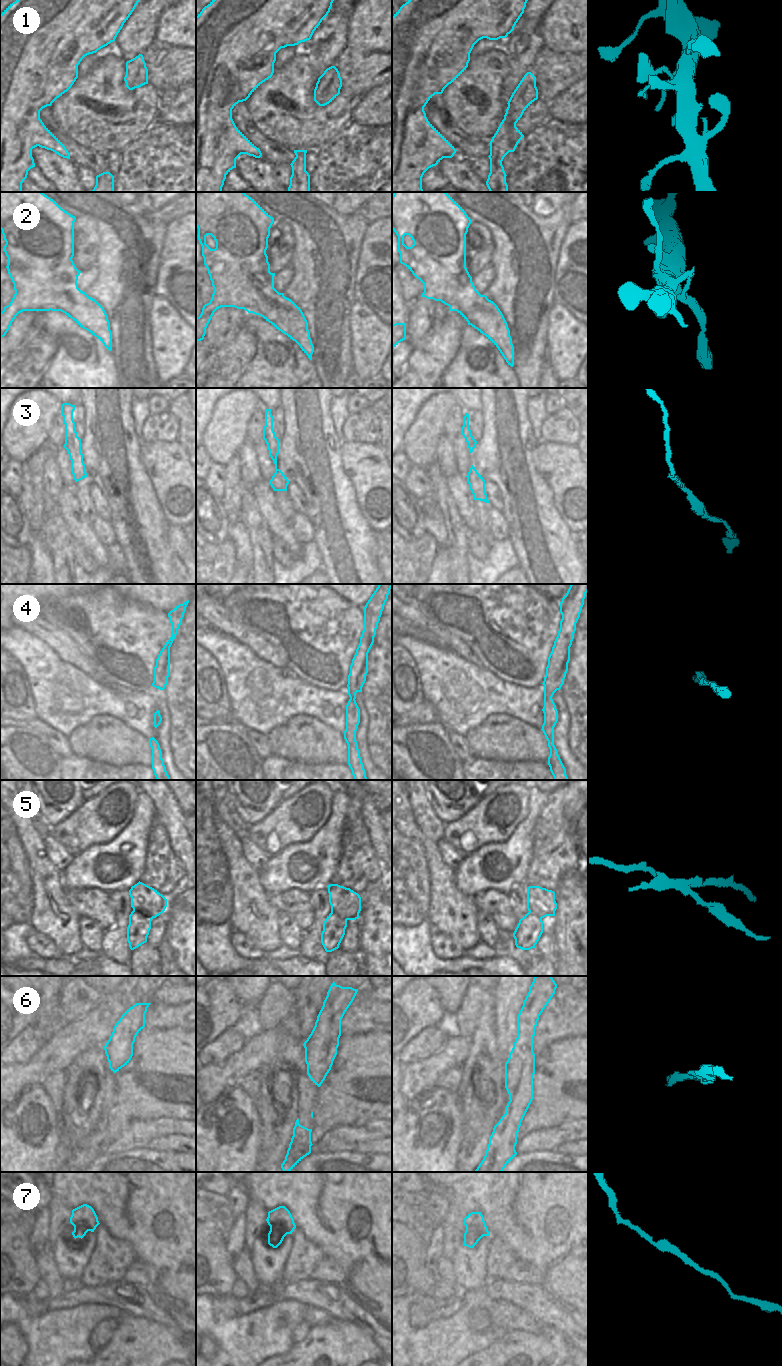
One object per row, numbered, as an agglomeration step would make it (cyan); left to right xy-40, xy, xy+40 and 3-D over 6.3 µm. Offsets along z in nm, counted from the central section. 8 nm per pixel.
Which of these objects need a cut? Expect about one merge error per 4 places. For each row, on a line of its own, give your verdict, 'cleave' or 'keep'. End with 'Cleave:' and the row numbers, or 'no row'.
1: keep
2: cleave
3: keep
4: keep
5: cleave
6: keep
7: keep
Cleave: 2, 5

